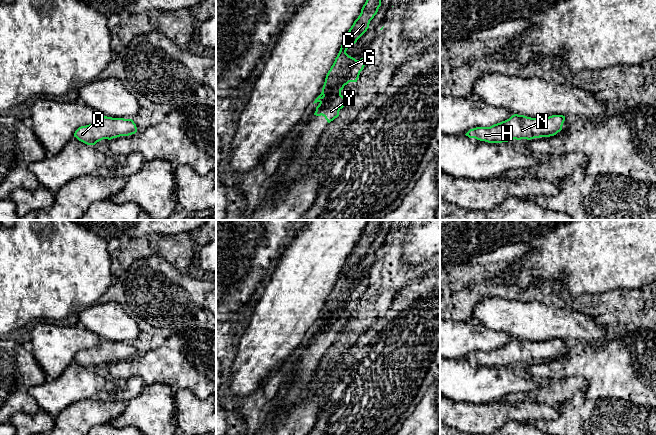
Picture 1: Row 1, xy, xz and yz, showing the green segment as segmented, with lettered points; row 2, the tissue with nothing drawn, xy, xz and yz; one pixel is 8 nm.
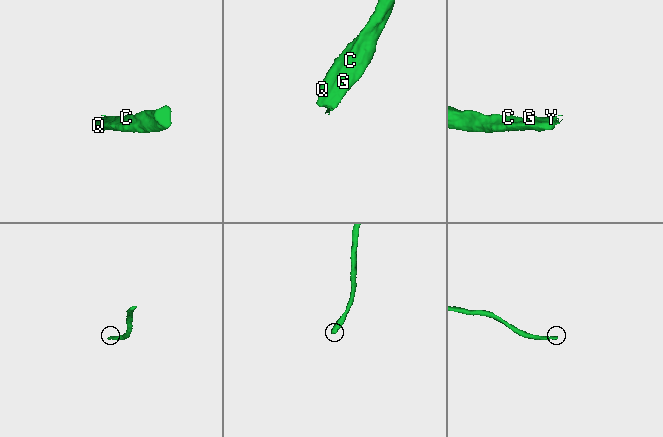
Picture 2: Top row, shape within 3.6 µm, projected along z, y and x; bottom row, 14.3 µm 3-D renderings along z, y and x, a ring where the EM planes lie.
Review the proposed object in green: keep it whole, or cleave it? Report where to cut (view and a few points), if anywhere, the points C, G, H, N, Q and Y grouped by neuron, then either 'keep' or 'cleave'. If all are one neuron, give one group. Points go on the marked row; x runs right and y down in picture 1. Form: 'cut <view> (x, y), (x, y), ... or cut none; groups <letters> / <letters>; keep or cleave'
cut none; groups C G H N Q Y; keep

